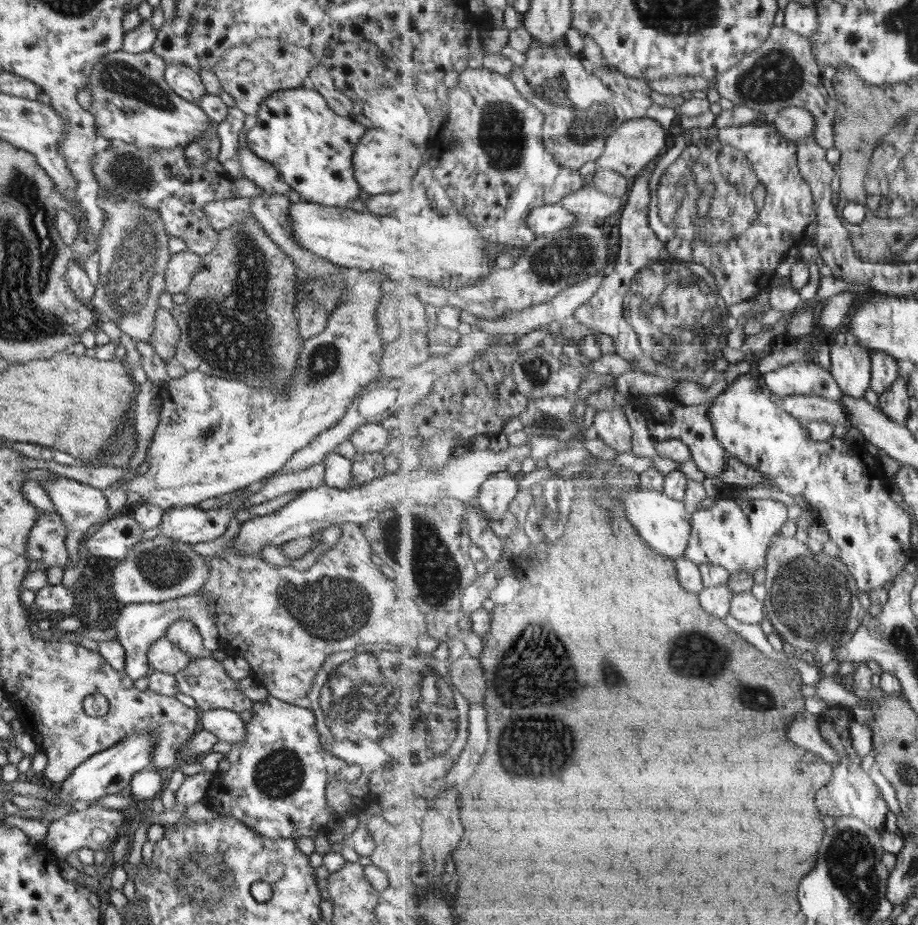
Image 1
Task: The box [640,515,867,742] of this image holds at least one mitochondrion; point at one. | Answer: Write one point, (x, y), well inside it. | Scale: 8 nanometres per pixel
(812, 602)

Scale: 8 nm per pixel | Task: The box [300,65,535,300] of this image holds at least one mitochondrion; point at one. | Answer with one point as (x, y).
(502, 126)

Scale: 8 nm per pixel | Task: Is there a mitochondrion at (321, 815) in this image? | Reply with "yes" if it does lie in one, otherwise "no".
no

